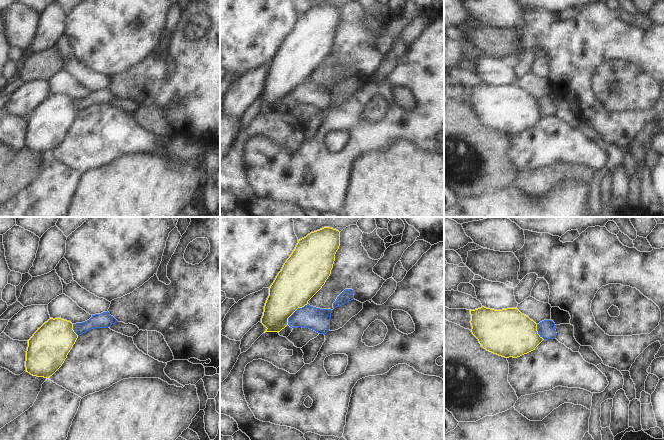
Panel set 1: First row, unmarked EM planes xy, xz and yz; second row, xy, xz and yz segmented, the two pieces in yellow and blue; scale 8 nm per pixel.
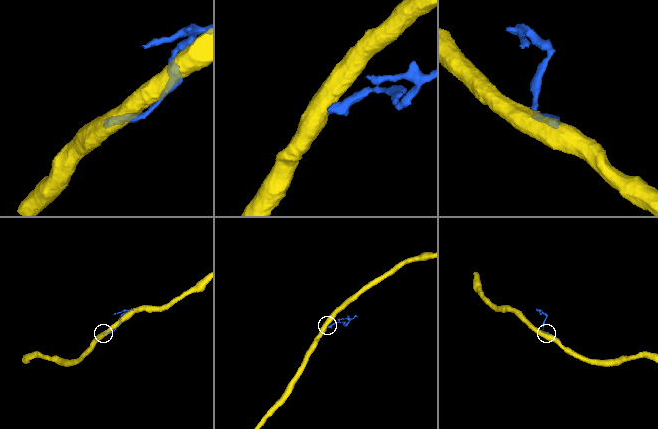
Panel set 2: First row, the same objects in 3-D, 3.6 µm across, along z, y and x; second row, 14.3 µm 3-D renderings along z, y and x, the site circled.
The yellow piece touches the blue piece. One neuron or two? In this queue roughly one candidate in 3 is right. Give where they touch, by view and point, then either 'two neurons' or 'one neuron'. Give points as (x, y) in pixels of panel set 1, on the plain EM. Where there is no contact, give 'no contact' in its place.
contact xz (294, 87); two neurons

